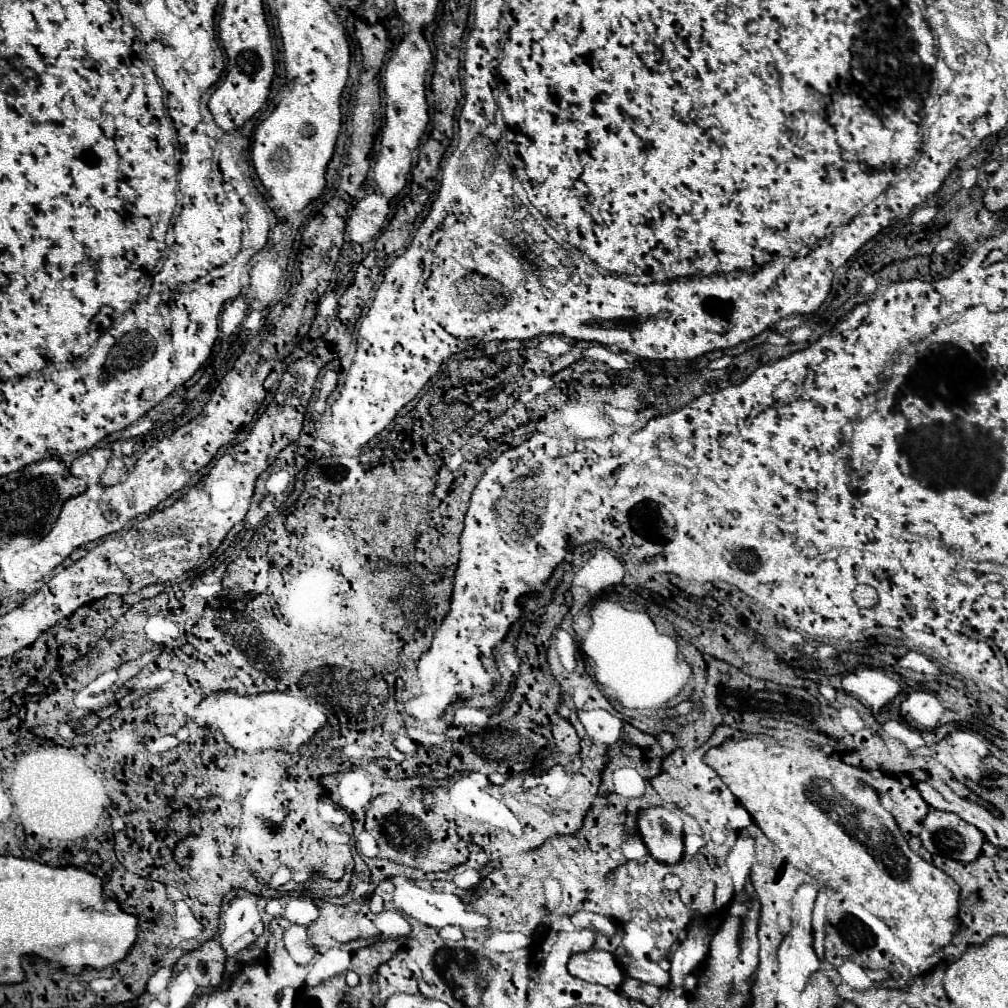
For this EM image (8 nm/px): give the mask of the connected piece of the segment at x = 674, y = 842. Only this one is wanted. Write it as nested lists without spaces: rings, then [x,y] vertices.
[[[647,806],[637,810],[637,830],[641,832],[653,858],[677,862],[683,856],[683,822],[667,806]]]

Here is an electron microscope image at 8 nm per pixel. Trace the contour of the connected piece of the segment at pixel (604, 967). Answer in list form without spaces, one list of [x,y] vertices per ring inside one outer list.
[[[589,948],[585,952],[575,952],[569,962],[567,970],[571,976],[585,980],[585,982],[595,982],[611,990],[619,986],[621,978],[625,978],[625,973],[621,972],[615,964],[615,958],[603,950]]]

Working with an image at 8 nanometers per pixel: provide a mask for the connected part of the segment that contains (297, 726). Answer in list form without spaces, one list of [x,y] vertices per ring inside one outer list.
[[[225,690],[225,692],[209,692],[197,704],[195,722],[199,726],[219,730],[229,746],[243,752],[255,752],[261,748],[281,748],[293,752],[325,724],[325,714],[322,705],[305,695],[293,696],[289,692],[271,690],[271,692],[241,696],[233,690]]]

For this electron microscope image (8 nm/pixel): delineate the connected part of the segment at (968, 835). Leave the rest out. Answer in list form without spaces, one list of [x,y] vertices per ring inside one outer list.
[[[929,810],[923,818],[921,842],[931,854],[959,862],[975,862],[983,852],[983,832],[955,812]]]

